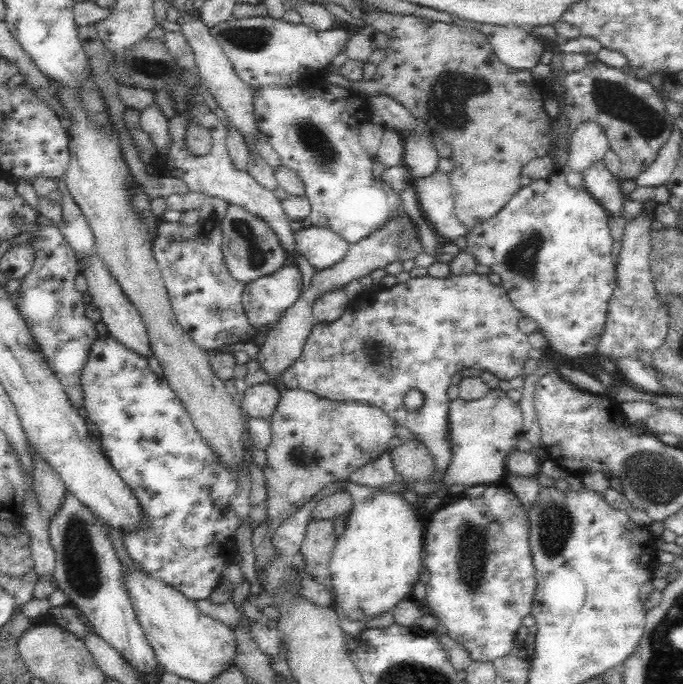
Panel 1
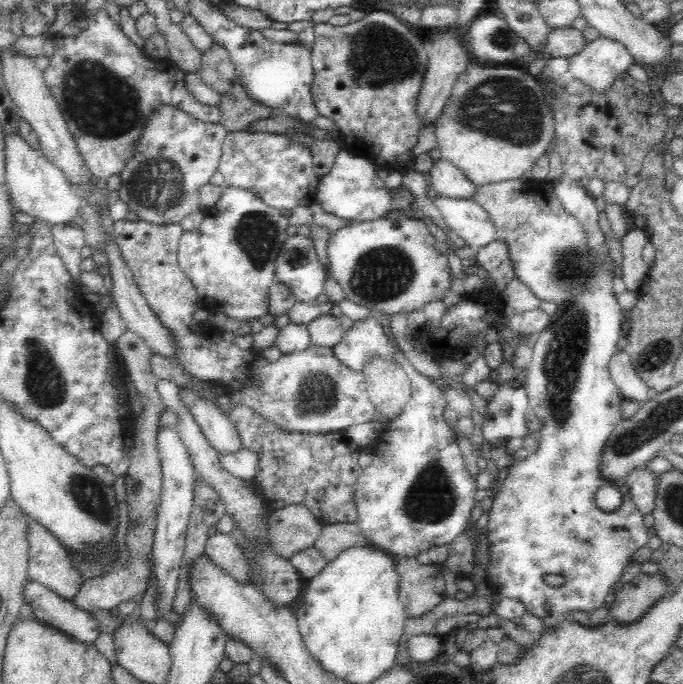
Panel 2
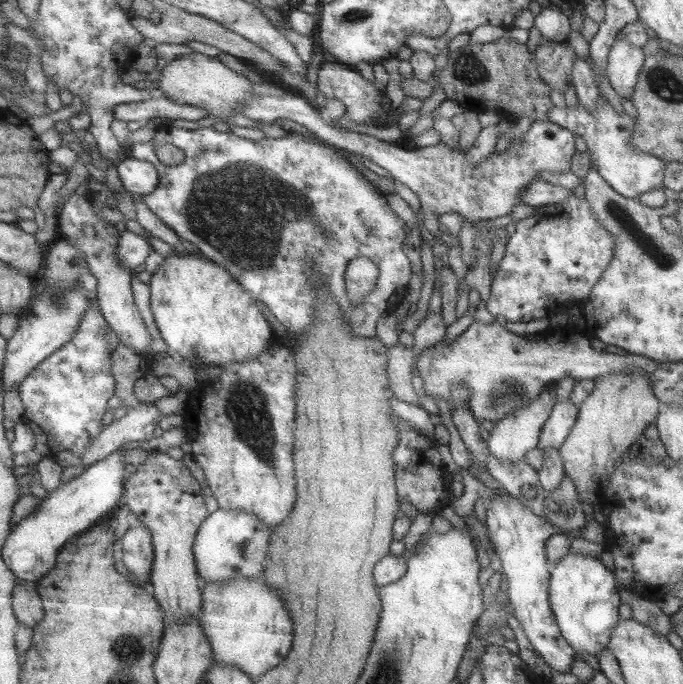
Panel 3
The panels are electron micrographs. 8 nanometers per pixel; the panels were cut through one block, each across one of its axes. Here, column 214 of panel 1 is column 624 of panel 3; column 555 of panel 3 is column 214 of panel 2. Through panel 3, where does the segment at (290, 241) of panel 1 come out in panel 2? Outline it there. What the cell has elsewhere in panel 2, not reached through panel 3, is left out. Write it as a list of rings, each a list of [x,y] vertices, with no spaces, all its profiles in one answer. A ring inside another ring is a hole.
[[[102,8],[91,19],[75,17],[60,33],[54,35],[54,39],[58,41],[58,50],[43,70],[43,77],[64,115],[68,130],[86,168],[97,179],[122,174],[128,160],[134,156],[138,148],[138,140],[142,138],[150,116],[161,107],[176,107],[202,122],[220,124],[219,108],[201,104],[187,91],[186,72],[169,58],[156,61],[146,58],[143,49],[122,33],[120,25],[113,23],[106,9]]]

